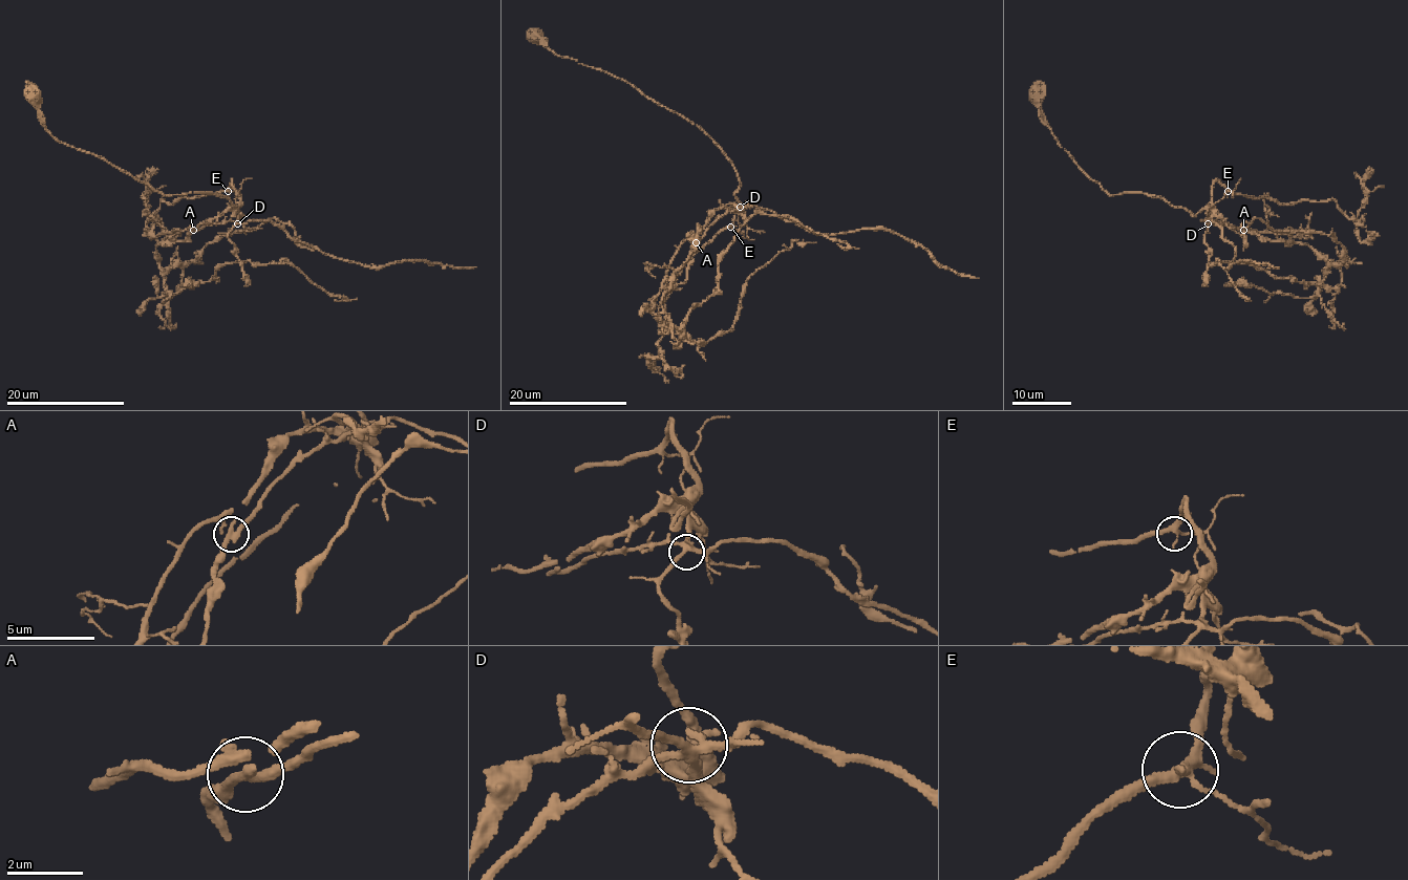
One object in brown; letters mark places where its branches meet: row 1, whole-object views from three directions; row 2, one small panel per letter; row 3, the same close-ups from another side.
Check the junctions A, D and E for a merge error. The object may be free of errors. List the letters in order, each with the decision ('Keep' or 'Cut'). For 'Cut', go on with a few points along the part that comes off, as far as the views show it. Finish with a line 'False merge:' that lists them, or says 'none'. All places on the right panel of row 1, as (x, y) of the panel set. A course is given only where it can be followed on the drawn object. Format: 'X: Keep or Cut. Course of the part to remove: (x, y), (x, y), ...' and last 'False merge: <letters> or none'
A: Cut. Course of the part to remove: (1243, 230), (1309, 247), (1327, 269), (1340, 270), (1341, 283), (1322, 287), (1250, 263), (1214, 263), (1250, 298)
D: Keep
E: Keep
False merge: A

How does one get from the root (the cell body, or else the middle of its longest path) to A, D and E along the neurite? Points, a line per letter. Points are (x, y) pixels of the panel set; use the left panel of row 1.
A: (33, 94), (60, 142), (165, 194), (209, 191), (228, 199), (232, 215), (237, 207), (192, 230)
D: (33, 94), (45, 128), (60, 142), (165, 194), (220, 194), (237, 208), (237, 223)
E: (33, 94), (54, 136), (155, 190), (220, 194), (237, 208), (232, 215), (239, 200), (232, 181), (228, 191)

